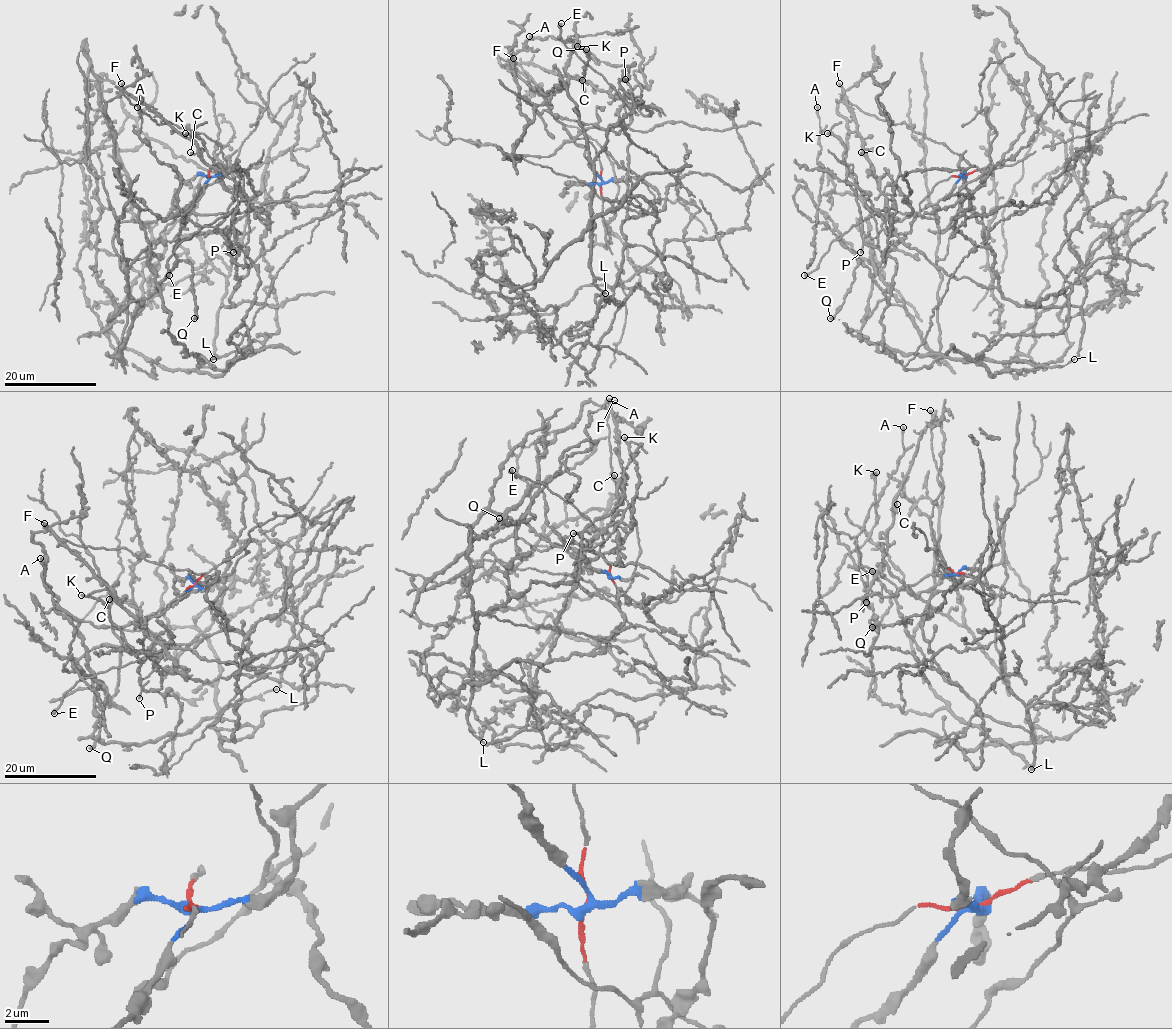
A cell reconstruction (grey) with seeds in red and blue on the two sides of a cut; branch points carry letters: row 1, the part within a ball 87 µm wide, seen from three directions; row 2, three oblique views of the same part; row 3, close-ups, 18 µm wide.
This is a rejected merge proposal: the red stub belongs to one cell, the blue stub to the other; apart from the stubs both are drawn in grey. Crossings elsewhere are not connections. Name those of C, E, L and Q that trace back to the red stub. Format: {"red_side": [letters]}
{"red_side": ["C", "E"]}

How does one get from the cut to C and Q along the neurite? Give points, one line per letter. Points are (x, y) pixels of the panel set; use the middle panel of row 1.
C: (601, 182), (584, 139), (506, 156), (612, 202), (606, 152), (551, 113), (521, 63), (582, 80)
Q: (601, 182), (584, 156), (586, 148), (578, 145), (549, 102), (530, 88), (551, 93), (584, 75), (586, 48)

